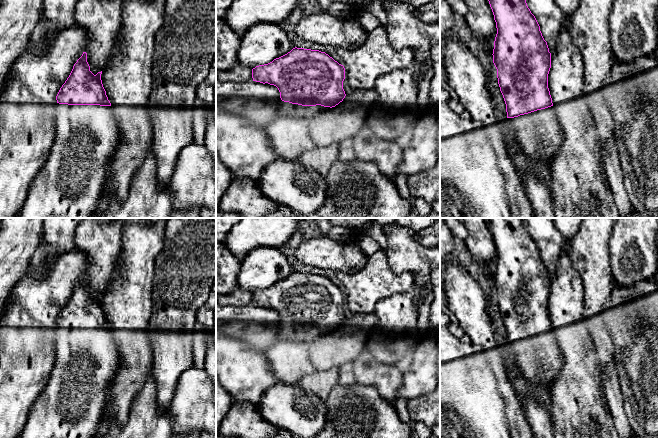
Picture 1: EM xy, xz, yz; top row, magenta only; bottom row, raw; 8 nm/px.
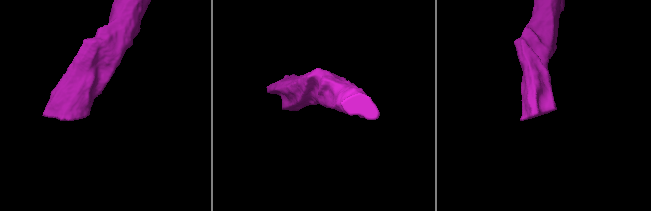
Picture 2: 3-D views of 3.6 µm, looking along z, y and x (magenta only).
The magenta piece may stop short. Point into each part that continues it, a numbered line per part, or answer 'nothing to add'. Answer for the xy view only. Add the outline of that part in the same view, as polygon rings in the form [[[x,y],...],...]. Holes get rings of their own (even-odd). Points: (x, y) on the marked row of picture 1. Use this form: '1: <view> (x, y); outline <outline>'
1: xy (69, 185); outline [[[55,104],[56,117],[56,137],[51,147],[49,157],[40,171],[32,180],[25,203],[16,218],[92,218],[98,207],[104,185],[106,183],[107,166],[112,154],[115,152],[117,145],[120,143],[120,132],[117,122],[114,118],[113,111],[110,106],[100,105],[68,105]]]

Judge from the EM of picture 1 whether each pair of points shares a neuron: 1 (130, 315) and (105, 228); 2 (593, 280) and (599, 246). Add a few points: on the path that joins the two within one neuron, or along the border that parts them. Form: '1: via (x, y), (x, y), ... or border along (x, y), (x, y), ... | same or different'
1: border along (121, 240), (121, 251), (113, 274), (106, 285) | different
2: via (595, 272), (595, 254) | same

